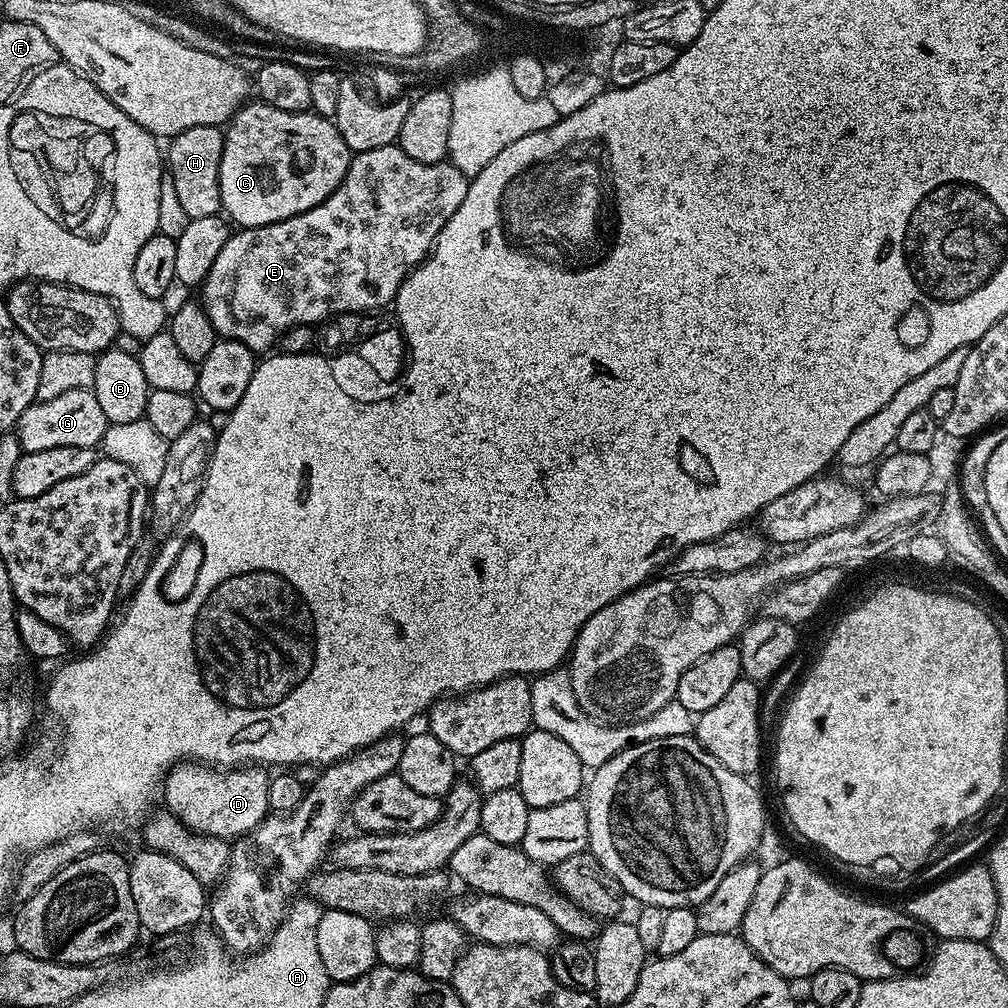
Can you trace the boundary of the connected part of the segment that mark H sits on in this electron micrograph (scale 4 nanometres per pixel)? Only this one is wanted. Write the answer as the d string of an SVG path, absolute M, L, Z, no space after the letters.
M217 125L190 126L190 130L182 130L171 137L169 148L166 148L166 175L173 179L175 193L179 204L186 210L189 220L210 218L221 211L220 203L220 163L224 149L224 132Z

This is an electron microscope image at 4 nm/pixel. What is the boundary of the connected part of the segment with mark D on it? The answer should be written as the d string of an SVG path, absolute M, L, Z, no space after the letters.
M181 762L164 777L162 800L192 832L216 836L229 842L247 836L269 815L269 773L260 766L221 770L203 762Z

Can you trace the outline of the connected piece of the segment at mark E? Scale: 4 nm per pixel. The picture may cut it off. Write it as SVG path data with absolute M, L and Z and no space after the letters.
M387 144L386 146L378 146L374 150L355 153L352 161L348 163L348 169L342 178L342 182L318 206L314 206L297 216L291 216L266 226L240 228L237 231L237 236L236 233L229 235L226 246L222 246L218 258L214 258L214 266L210 266L208 276L202 285L202 291L204 291L202 303L210 322L214 326L217 337L242 342L242 346L246 346L252 352L264 354L269 351L267 348L271 344L273 347L279 341L281 334L299 324L316 326L319 320L326 319L325 321L327 321L329 318L335 318L341 314L350 312L372 314L380 310L376 308L384 308L387 304L389 307L395 301L404 277L417 264L422 263L428 253L432 251L432 245L436 242L436 235L442 230L442 226L446 226L450 214L454 214L454 210L458 210L458 206L462 206L462 198L466 198L468 182L469 177L463 176L452 163L427 164L426 162L417 162L396 144Z

